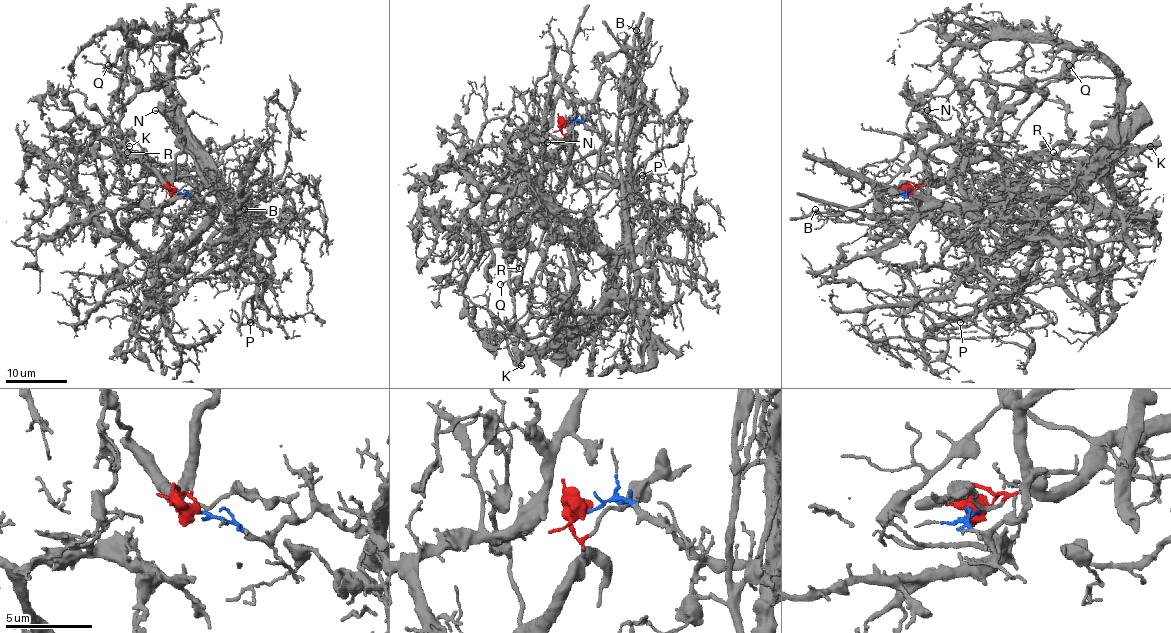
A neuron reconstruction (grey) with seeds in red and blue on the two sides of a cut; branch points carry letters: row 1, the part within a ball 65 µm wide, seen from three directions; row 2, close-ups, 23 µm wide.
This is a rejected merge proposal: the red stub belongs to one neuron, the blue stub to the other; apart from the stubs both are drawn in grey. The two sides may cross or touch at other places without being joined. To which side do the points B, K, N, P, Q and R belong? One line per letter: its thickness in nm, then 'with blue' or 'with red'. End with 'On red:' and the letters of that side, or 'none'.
B: 130 nm thick; with blue
K: 220 nm thick; with blue
N: 240 nm thick; with red
P: 110 nm thick; with blue
Q: 160 nm thick; with red
R: 120 nm thick; with red
On red: N, Q, R

